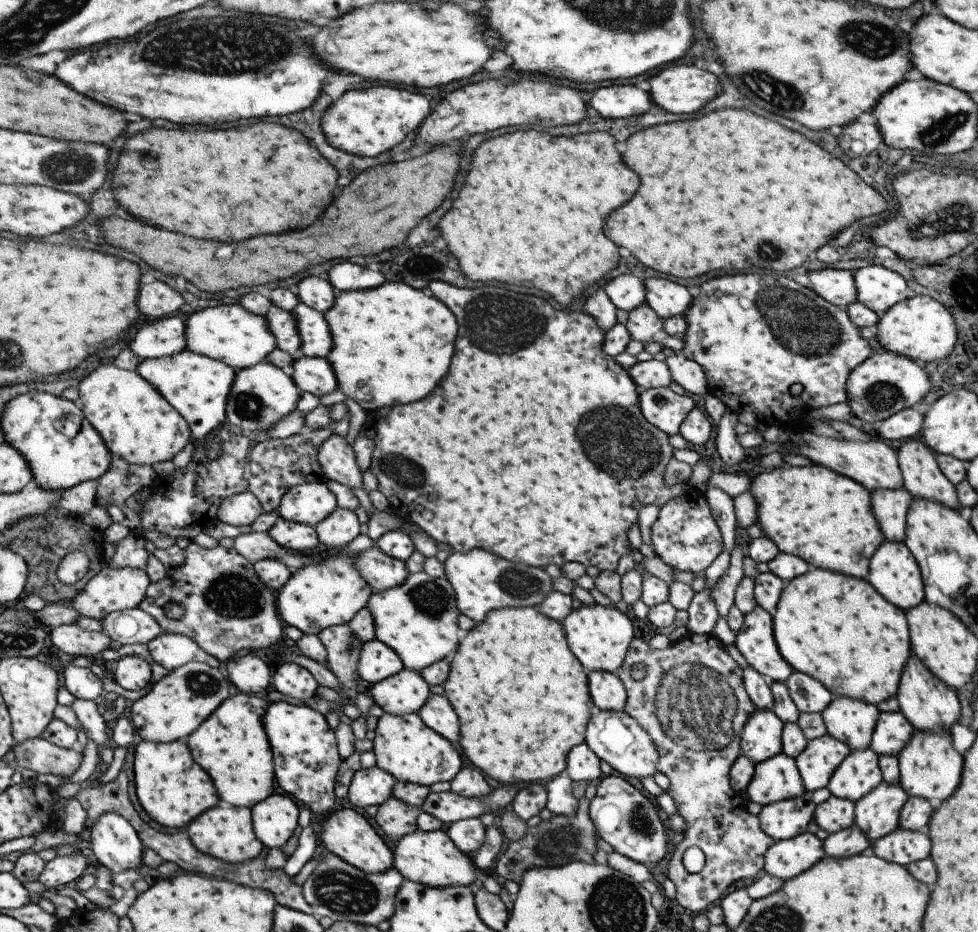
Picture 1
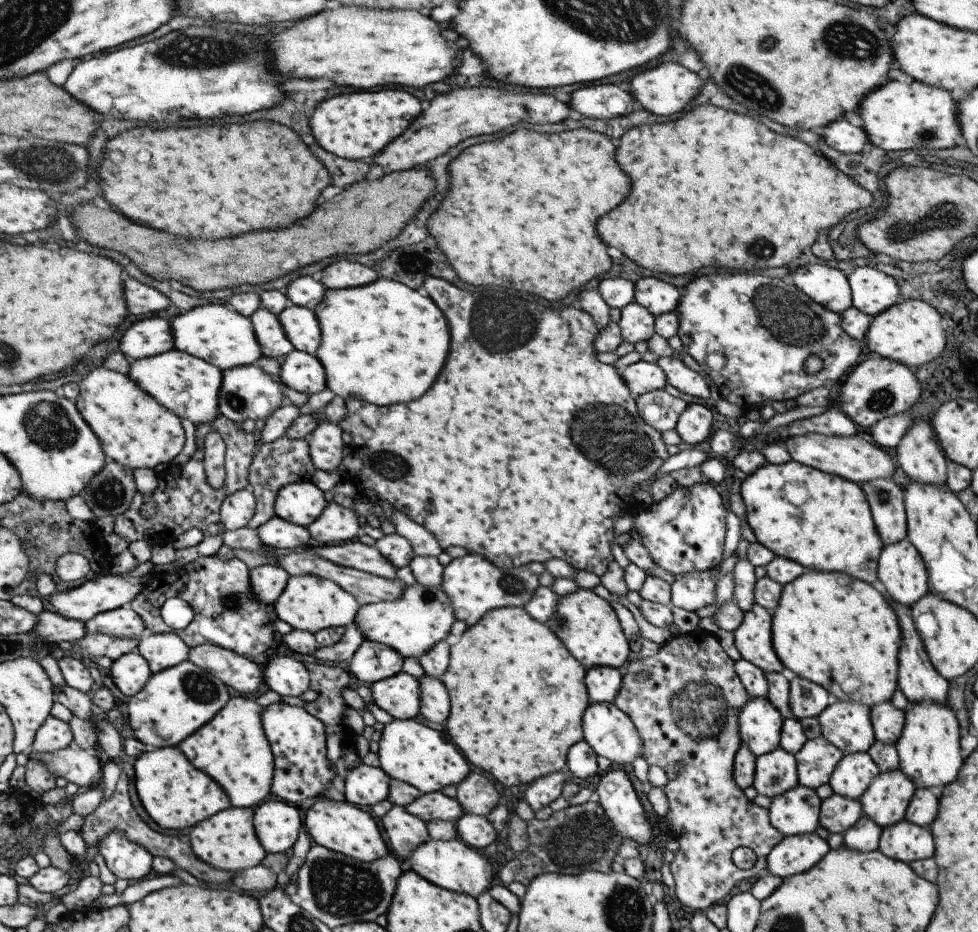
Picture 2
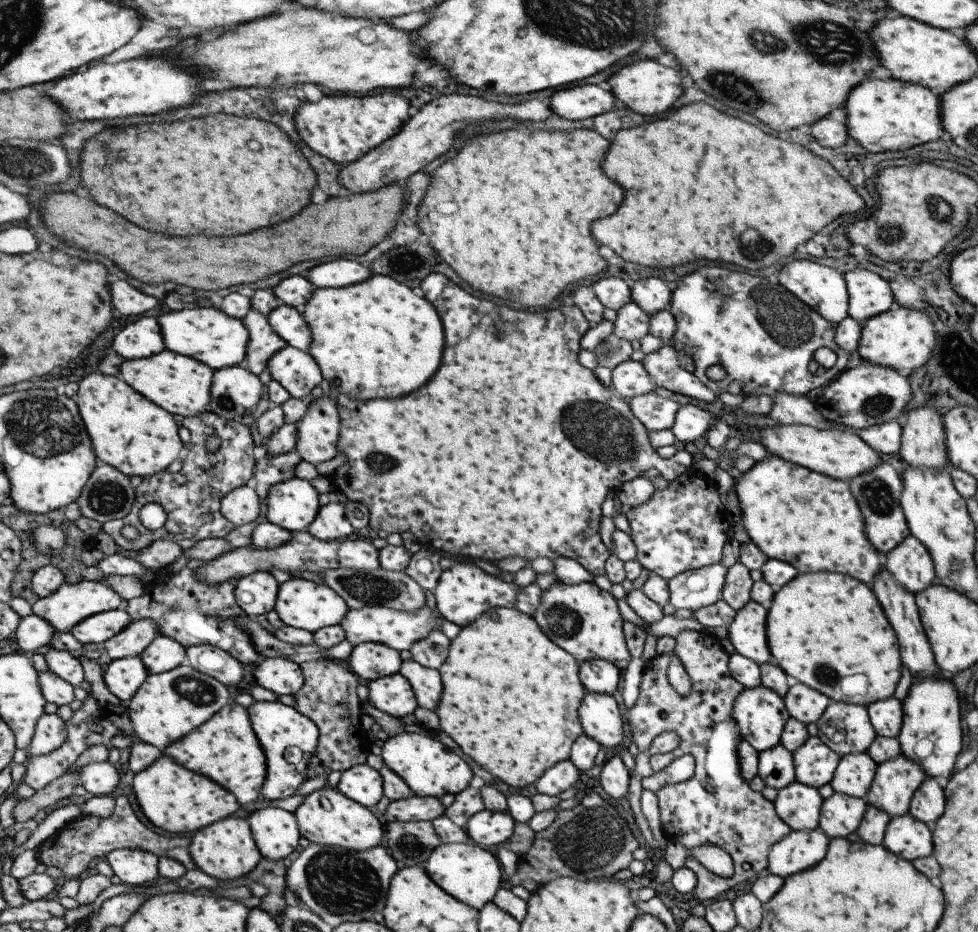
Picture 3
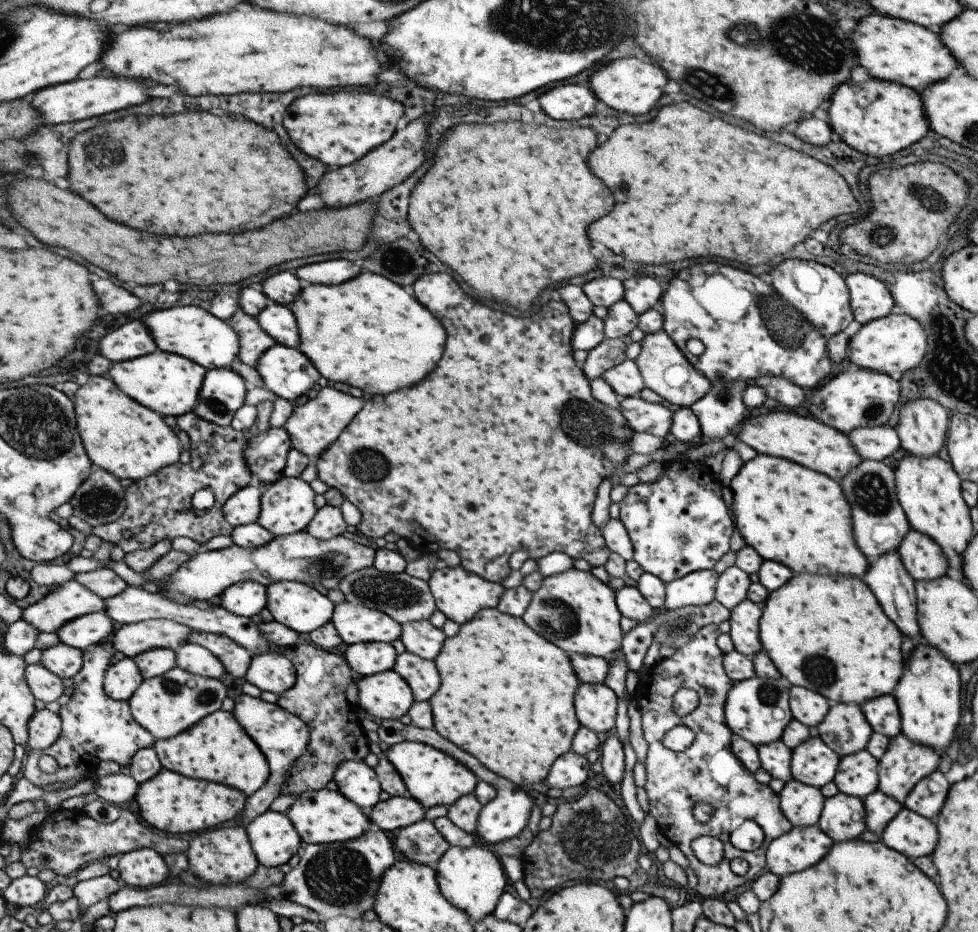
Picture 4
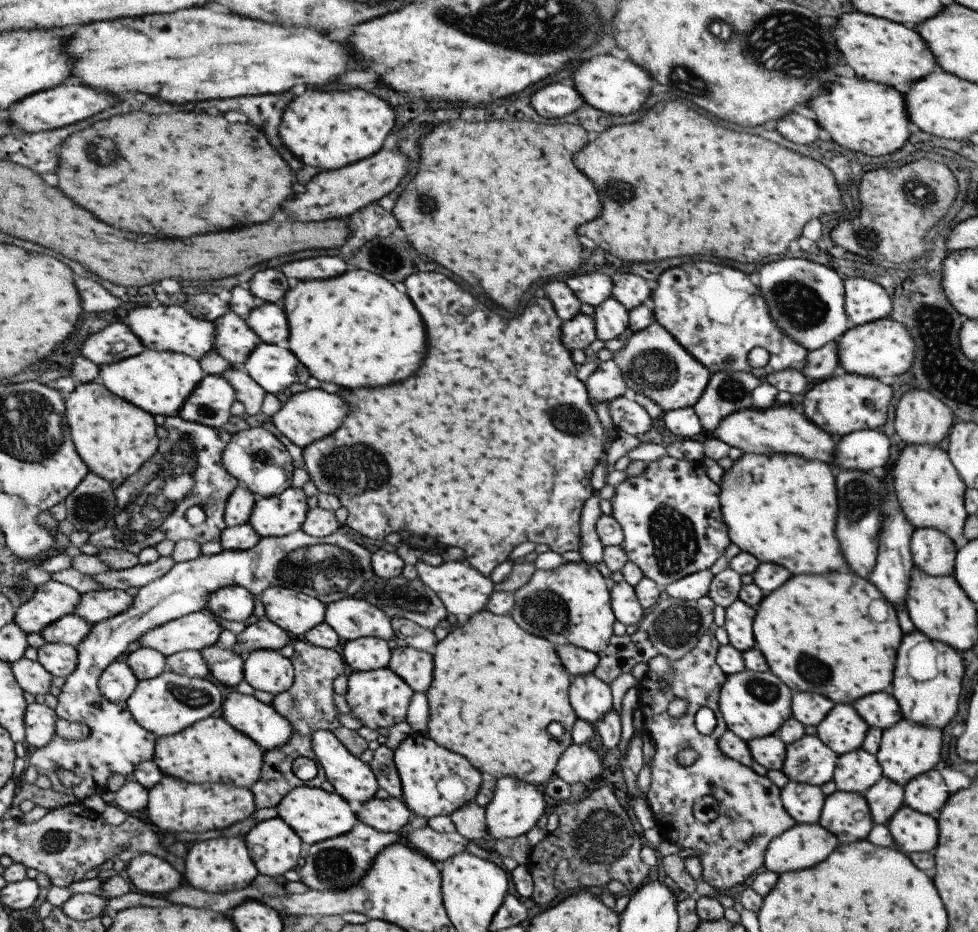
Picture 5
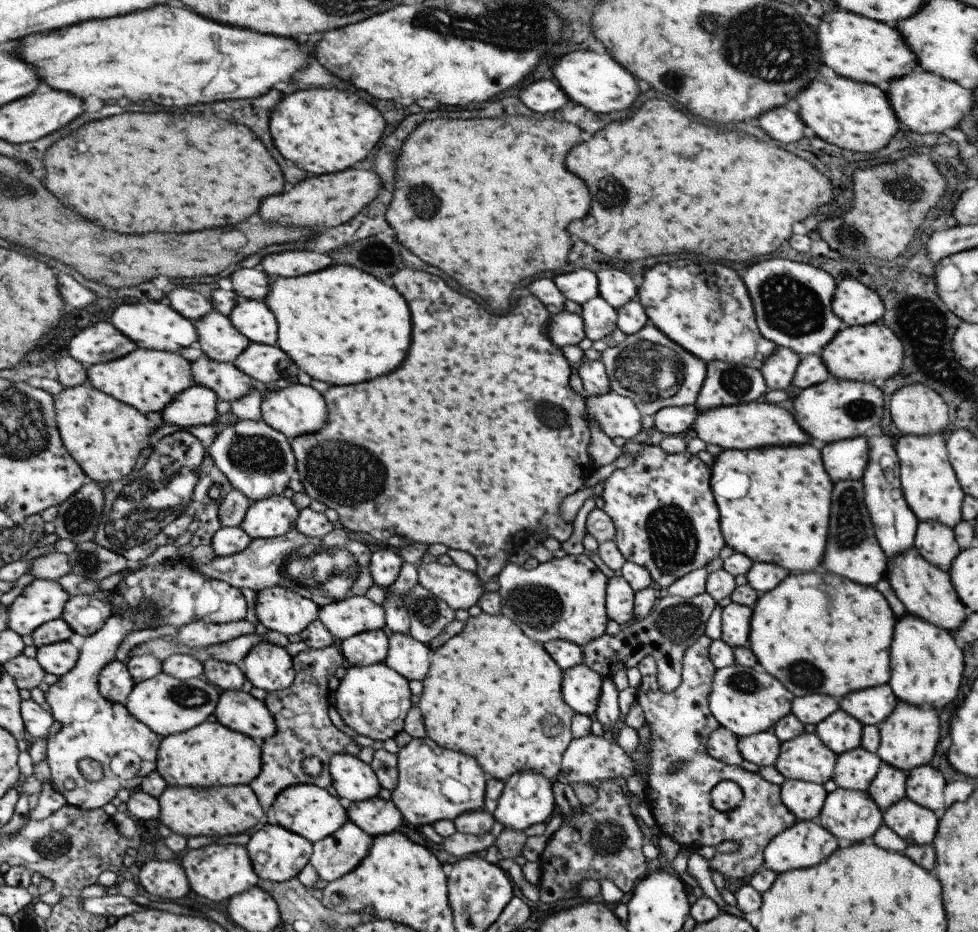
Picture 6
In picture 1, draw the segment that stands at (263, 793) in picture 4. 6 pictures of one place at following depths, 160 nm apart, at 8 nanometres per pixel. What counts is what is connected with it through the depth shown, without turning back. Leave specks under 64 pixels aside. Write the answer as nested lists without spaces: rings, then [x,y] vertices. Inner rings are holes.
[[[279,701],[270,705],[265,716],[265,727],[275,751],[275,776],[279,781],[279,786],[287,795],[294,797],[298,803],[306,806],[315,814],[321,814],[323,818],[327,818],[335,810],[335,802],[338,800],[335,796],[335,782],[337,782],[339,768],[344,758],[339,752],[336,731],[330,727],[326,715],[309,706],[297,706]]]

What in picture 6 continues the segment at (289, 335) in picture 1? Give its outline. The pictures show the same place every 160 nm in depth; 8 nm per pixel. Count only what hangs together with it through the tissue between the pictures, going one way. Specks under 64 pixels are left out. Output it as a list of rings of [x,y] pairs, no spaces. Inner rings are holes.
[[[213,310],[194,321],[198,328],[202,352],[213,360],[234,363],[239,355],[252,343],[241,334],[233,321],[221,311]]]

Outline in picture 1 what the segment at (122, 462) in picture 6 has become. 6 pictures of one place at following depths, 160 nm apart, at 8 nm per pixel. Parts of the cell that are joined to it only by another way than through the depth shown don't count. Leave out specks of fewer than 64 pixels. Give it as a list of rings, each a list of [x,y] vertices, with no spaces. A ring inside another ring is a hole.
[[[105,362],[97,367],[93,372],[85,377],[79,388],[79,402],[83,407],[83,414],[91,421],[91,424],[98,429],[99,434],[110,447],[110,451],[114,455],[122,456],[125,460],[136,465],[157,464],[157,462],[165,462],[165,460],[173,460],[185,446],[191,446],[192,430],[190,424],[183,418],[182,413],[178,411],[156,389],[149,384],[136,370],[123,370]]]

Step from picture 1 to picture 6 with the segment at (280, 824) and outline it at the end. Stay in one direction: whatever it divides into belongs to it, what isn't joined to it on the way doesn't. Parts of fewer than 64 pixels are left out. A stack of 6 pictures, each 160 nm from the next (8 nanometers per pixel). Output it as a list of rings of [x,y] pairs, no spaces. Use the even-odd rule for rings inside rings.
[[[271,823],[265,824],[258,830],[246,847],[261,881],[269,882],[284,883],[299,876],[314,855],[314,844],[307,840],[307,837],[293,832],[283,825],[272,825]]]

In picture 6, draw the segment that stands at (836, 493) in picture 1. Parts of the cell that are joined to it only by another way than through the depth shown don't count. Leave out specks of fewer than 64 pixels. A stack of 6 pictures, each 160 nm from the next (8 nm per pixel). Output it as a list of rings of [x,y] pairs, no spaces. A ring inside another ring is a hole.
[[[819,445],[763,447],[749,450],[727,449],[713,456],[710,487],[718,510],[724,544],[743,554],[752,563],[773,563],[789,573],[804,573],[819,568],[827,540],[832,482],[825,472]]]

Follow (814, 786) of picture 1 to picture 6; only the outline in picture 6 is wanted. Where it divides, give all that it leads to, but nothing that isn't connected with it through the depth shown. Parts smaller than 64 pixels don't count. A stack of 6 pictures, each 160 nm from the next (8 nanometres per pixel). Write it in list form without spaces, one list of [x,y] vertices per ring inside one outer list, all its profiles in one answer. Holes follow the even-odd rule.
[[[801,733],[791,740],[780,742],[779,754],[773,766],[784,779],[809,781],[822,785],[832,778],[832,770],[837,755],[824,745],[815,733]]]

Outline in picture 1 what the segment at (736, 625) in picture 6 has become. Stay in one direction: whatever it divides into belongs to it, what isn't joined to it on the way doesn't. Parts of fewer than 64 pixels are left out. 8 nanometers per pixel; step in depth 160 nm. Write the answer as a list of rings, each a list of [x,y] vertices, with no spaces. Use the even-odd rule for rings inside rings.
[[[759,605],[744,614],[742,627],[734,634],[732,644],[746,663],[768,681],[784,682],[793,672],[775,646],[772,615]]]

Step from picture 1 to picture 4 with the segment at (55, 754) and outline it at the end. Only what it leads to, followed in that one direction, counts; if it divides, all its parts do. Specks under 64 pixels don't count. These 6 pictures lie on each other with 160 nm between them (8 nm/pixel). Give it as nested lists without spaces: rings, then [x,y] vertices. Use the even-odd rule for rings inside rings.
[[[125,774],[107,775],[95,782],[95,792],[101,799],[113,804],[129,804],[137,800],[139,790],[138,780],[132,775]]]

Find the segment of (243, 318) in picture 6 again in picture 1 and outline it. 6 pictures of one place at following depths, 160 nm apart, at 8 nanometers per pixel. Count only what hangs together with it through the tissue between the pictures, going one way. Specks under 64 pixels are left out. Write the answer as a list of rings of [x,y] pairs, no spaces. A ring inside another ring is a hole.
[[[299,303],[292,313],[298,321],[298,331],[302,338],[301,354],[326,357],[334,347],[331,325],[326,316],[305,303]]]

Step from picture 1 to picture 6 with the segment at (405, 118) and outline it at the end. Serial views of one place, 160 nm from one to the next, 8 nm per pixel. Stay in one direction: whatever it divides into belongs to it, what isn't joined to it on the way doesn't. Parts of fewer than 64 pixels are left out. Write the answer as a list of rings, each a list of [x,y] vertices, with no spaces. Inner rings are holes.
[[[306,89],[297,90],[290,93],[279,102],[279,106],[273,109],[270,116],[271,136],[273,142],[279,146],[279,152],[287,158],[293,160],[303,171],[311,175],[324,175],[327,173],[341,172],[351,169],[357,162],[363,162],[375,142],[379,140],[379,134],[383,130],[383,117],[373,105],[365,102],[353,92],[347,90],[332,89]]]

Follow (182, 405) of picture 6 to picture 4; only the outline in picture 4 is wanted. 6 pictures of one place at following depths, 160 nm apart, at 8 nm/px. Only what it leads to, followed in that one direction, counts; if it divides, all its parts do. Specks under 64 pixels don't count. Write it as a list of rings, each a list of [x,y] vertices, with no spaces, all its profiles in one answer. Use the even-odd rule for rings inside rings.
[[[229,367],[211,369],[206,374],[197,408],[201,418],[226,427],[232,424],[235,414],[245,404],[246,380]]]

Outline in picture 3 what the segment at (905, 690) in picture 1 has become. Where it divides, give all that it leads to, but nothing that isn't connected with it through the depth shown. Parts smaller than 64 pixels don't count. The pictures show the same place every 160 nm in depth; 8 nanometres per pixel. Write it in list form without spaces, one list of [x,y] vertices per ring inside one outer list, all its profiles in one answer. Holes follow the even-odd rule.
[[[883,563],[867,586],[875,595],[884,616],[896,634],[902,666],[905,665],[909,669],[912,678],[919,675],[939,675],[930,644],[919,620],[914,594],[906,588],[900,587],[900,584],[891,576]]]

